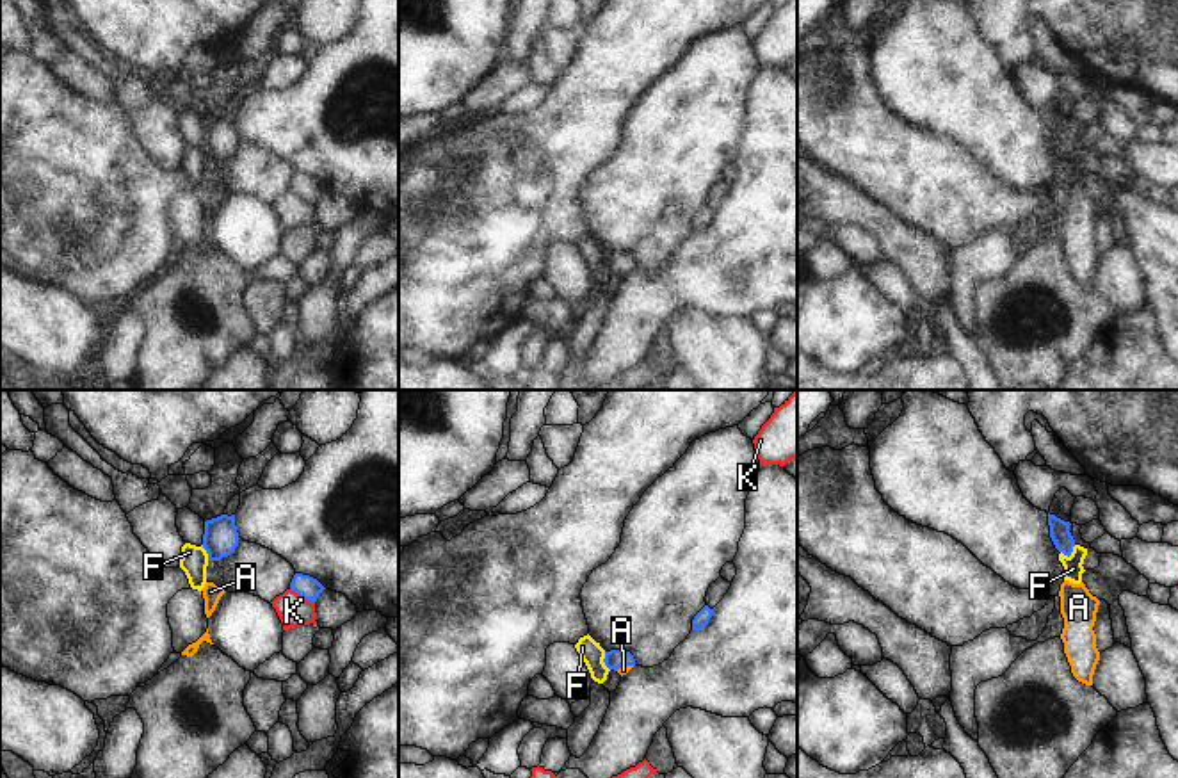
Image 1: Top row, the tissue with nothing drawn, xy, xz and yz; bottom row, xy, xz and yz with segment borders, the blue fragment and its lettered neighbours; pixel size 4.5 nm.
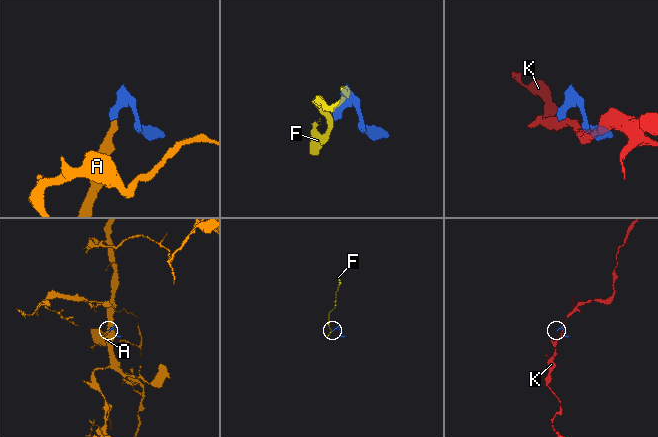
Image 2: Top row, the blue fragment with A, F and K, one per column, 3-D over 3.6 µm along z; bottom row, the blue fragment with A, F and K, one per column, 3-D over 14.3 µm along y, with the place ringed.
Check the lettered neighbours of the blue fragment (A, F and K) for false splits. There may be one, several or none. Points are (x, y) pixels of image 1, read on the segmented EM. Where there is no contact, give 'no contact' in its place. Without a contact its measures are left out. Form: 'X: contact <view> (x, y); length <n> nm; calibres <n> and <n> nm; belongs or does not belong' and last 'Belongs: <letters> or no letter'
A: contact xz (623, 664); length 80 nm; calibres 90 and 50 nm; belongs
F: contact yz (1070, 554); length 80 nm; calibres 100 and 90 nm; does not belong
K: contact xy (303, 597); length 130 nm; calibres 100 and 140 nm; does not belong
Belongs: A

